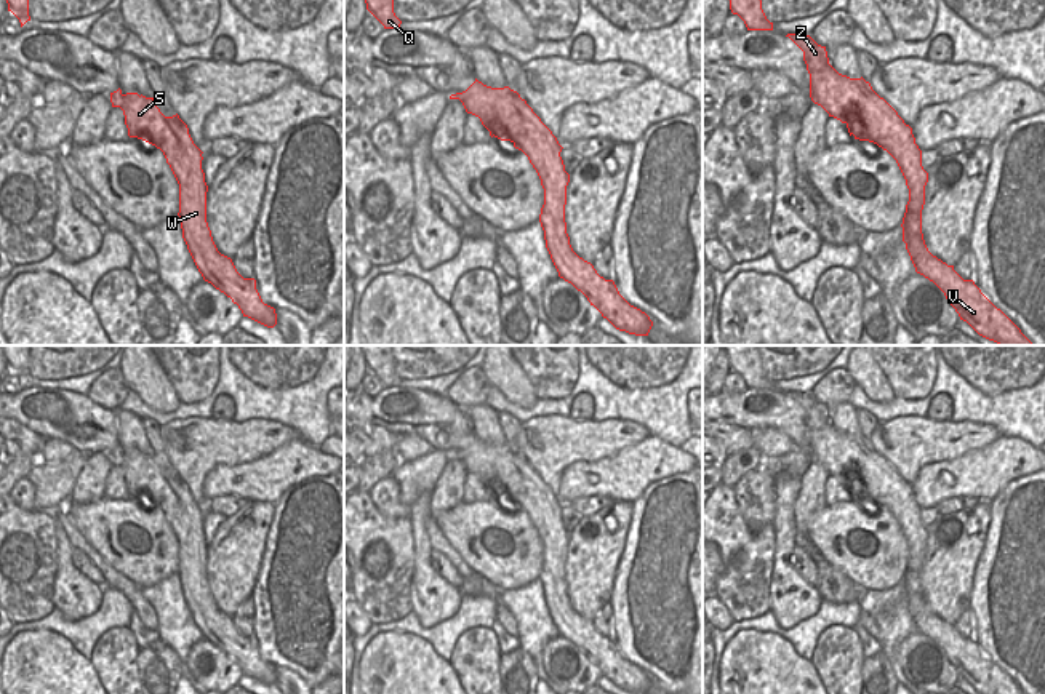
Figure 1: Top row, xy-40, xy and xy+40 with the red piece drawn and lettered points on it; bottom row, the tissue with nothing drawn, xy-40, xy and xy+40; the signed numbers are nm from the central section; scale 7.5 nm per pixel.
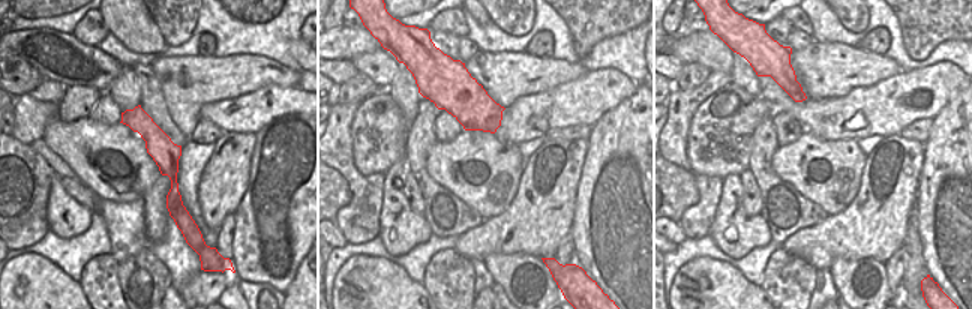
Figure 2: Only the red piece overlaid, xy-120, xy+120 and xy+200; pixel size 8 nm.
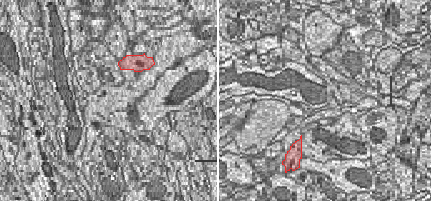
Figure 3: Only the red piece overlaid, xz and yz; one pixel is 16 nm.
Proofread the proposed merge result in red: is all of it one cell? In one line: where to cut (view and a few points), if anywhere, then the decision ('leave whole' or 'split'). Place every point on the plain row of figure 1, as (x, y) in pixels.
no cut | leave whole

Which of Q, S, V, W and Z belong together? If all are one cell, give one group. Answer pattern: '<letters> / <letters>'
Q S V W Z

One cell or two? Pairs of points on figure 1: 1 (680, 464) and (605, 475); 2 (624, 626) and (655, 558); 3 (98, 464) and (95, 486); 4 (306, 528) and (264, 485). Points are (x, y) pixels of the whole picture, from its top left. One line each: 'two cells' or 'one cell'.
1: one cell
2: one cell
3: one cell
4: two cells

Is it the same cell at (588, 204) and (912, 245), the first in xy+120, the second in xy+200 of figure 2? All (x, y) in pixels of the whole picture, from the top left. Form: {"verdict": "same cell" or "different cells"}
{"verdict": "different cells"}

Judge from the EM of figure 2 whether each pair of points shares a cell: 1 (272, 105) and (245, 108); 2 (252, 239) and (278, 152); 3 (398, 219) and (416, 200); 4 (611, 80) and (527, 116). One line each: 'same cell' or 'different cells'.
1: same cell
2: same cell
3: different cells
4: same cell

